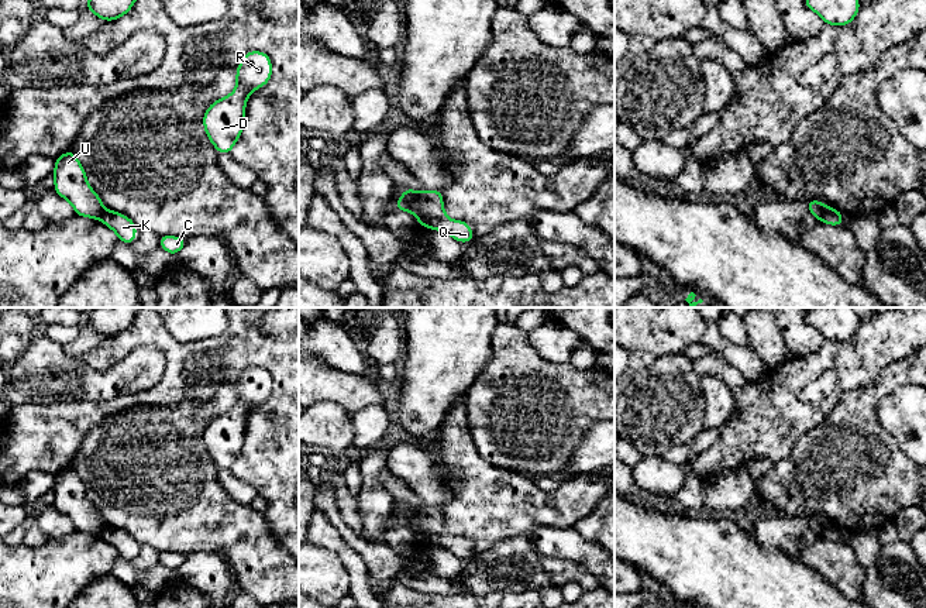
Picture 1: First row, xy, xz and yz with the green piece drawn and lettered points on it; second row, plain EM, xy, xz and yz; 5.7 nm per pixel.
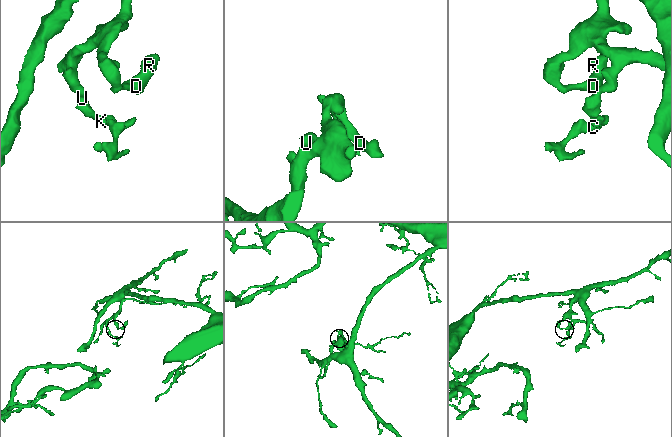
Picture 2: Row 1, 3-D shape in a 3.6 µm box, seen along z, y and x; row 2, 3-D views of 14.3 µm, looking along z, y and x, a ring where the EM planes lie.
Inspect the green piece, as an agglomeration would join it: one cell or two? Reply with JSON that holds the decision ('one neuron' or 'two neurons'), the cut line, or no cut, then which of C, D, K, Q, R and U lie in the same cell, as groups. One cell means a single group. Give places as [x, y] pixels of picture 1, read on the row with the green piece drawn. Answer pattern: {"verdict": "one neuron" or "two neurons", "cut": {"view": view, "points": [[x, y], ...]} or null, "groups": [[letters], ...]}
{"verdict": "two neurons", "cut": {"view": "xz", "points": [[419, 193], [409, 209]]}, "groups": [["C", "K", "Q"], ["D", "R", "U"]]}

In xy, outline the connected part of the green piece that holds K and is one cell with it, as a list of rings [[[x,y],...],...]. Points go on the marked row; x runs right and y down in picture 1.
[[[106,209],[99,220],[110,227],[117,234],[118,240],[124,241],[128,245],[134,243],[137,227],[134,221],[125,214]]]

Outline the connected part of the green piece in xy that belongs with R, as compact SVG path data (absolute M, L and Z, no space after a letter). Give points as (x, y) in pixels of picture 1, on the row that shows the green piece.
M262 51L247 52L235 72L234 92L207 107L203 127L218 154L230 154L242 133L249 95L265 86L271 76L271 58Z

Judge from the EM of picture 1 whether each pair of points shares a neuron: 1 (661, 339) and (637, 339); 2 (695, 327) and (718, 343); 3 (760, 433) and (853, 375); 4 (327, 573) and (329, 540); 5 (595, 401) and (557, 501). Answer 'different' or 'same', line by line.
1: same
2: different
3: same
4: different
5: different

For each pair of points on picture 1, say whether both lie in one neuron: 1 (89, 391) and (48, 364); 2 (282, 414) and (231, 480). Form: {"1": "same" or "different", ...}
{"1": "same", "2": "different"}

